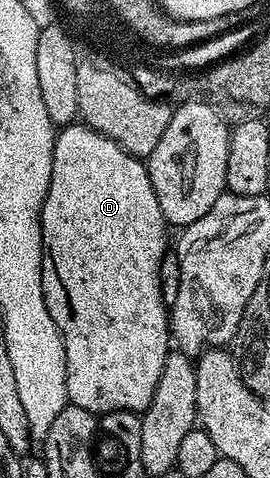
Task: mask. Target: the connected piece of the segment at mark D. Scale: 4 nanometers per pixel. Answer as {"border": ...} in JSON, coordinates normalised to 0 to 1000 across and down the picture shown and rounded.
{"border":[[[278,255],[248,259],[204,282],[193,314],[193,372],[178,381],[178,406],[156,433],[156,605],[178,657],[230,701],[244,743],[244,824],[256,843],[352,866],[474,858],[530,864],[578,824],[578,799],[593,799],[593,774],[607,774],[619,741],[637,734],[630,672],[619,630],[600,630],[600,542],[615,536],[615,483],[622,471],[578,423],[578,397],[563,397],[556,366],[515,328],[485,326],[415,289],[341,272],[326,262]]]}

